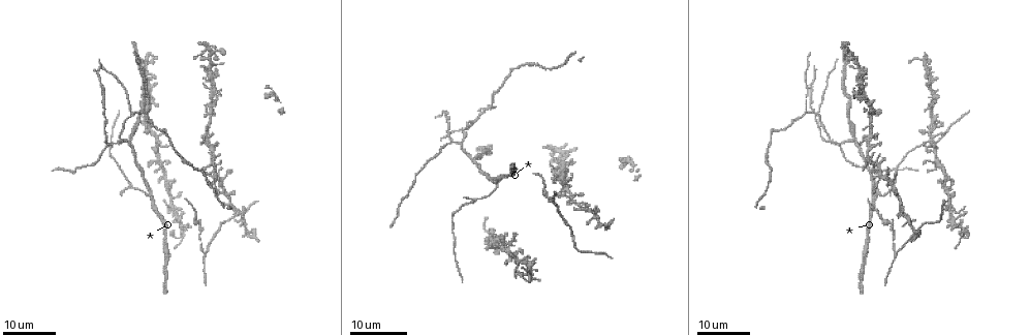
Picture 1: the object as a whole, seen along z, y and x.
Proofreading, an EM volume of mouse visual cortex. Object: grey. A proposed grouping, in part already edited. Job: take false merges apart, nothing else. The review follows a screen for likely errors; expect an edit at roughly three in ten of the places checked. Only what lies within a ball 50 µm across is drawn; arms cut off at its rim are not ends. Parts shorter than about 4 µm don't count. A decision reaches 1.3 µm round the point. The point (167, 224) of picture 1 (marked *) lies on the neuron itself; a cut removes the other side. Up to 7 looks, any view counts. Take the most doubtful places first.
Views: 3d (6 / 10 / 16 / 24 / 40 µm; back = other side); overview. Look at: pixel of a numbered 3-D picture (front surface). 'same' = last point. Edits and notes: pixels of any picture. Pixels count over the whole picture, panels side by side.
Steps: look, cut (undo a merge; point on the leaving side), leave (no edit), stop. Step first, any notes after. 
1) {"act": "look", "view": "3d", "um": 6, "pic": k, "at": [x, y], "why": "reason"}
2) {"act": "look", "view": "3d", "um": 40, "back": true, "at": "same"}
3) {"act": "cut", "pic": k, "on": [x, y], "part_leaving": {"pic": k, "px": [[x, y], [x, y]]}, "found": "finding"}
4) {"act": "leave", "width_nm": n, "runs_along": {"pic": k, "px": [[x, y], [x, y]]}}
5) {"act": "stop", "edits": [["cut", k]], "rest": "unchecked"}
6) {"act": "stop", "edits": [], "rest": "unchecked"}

{"act": "look", "view": "3d", "um": 24, "pic": 1, "at": [218, 90], "why": "two arms in line, one across"}

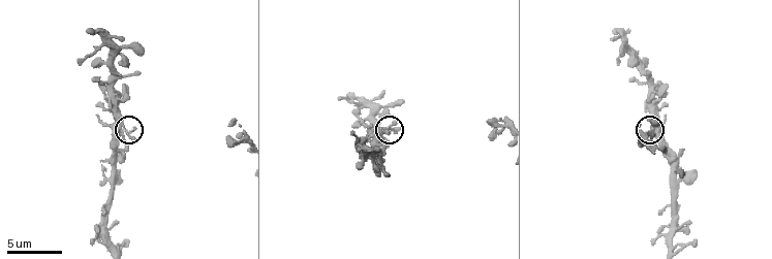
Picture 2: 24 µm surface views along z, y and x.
{"act": "look", "view": "3d", "um": 10, "pic": 2, "at": [125, 133]}

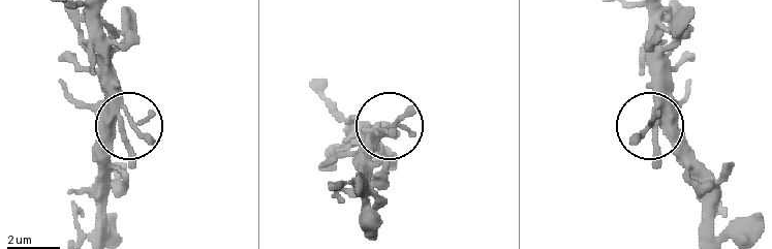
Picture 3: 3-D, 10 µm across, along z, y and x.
{"act": "leave", "arms": 3, "runs_along": {"pic": 3, "px": [[93, 239], [102, 146], [131, 125], [116, 72], [96, 48]]}, "found": "all the same neuron"}

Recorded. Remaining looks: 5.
{"act": "look", "view": "3d", "um": 16, "pic": 1, "at": [898, 254], "why": "side arm on a straight run"}

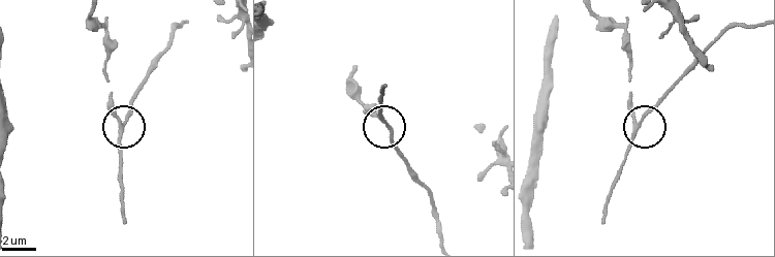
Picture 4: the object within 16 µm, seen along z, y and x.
{"act": "look", "view": "3d", "um": 10, "pic": 4, "at": [636, 126], "why": "closer look"}

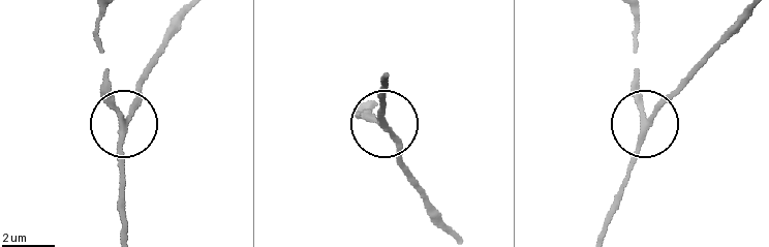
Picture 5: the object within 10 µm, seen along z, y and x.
{"act": "leave", "found": "one neuron here"}

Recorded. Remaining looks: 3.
{"act": "look", "view": "3d", "um": 16, "pic": 1, "at": [817, 115], "why": "branch point"}

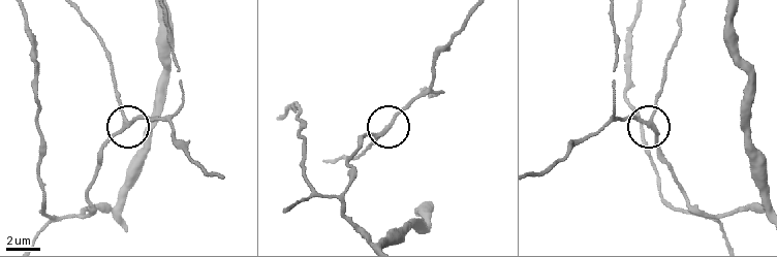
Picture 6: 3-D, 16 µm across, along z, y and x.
{"act": "look", "view": "3d", "um": 6, "pic": 6, "at": [389, 126], "why": "closer look"}

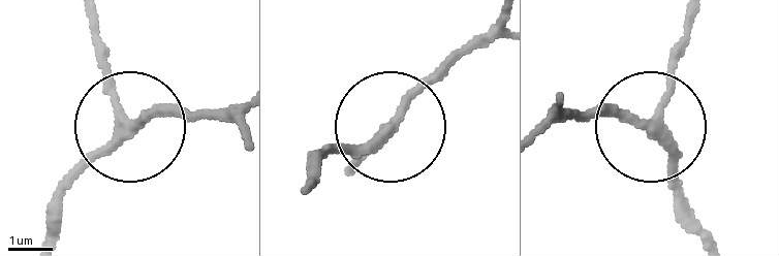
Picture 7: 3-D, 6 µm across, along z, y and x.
{"act": "leave", "arms": 3, "runs_along": {"pic": 7, "px": [[45, 229], [67, 185], [130, 129], [90, 19]]}, "found": "all the same neuron"}

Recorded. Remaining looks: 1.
{"act": "stop", "edits": [], "rest": "unchecked"}

